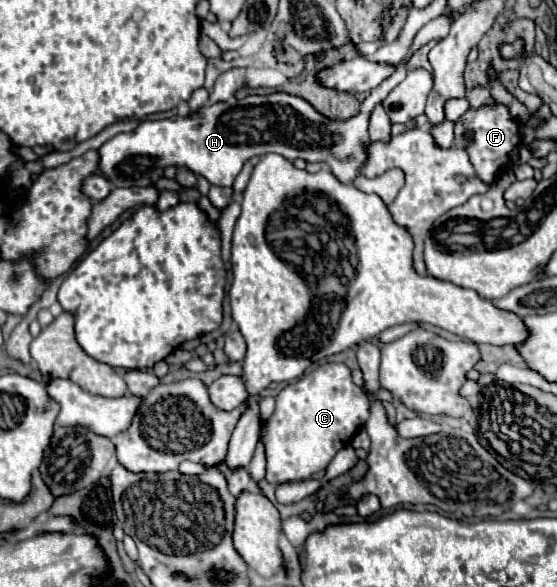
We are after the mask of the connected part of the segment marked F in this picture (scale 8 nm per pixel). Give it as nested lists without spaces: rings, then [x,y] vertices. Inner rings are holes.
[[[485,104],[481,108],[469,108],[457,122],[455,122],[455,146],[463,148],[469,154],[469,160],[475,168],[475,174],[479,180],[485,184],[491,184],[497,174],[507,170],[511,152],[523,144],[521,132],[519,132],[519,122],[511,116],[509,108],[505,104]],[[467,132],[473,134],[473,138],[467,138]]]

